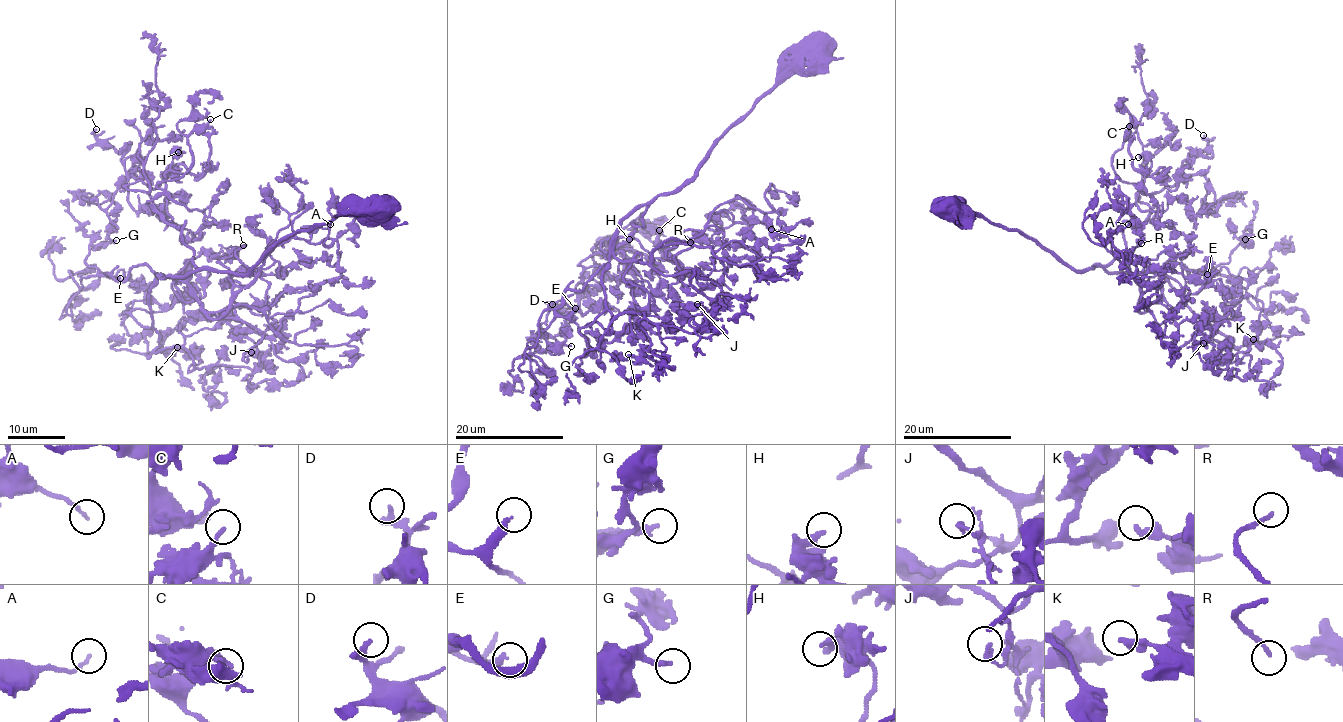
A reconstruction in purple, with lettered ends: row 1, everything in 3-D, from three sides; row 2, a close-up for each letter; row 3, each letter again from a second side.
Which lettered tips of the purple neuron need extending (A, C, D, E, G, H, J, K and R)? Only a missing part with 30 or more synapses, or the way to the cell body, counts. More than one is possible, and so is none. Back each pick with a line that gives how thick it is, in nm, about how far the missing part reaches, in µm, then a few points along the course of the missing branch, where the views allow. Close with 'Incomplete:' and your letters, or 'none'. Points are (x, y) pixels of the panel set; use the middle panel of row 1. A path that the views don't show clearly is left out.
E: 280 nm thick; about 15 µm are missing; missing branch runs (575, 308), (593, 306), (605, 314), (605, 307), (610, 303), (627, 308)
R: 160 nm thick; about 8 µm are missing
Incomplete: E, R

